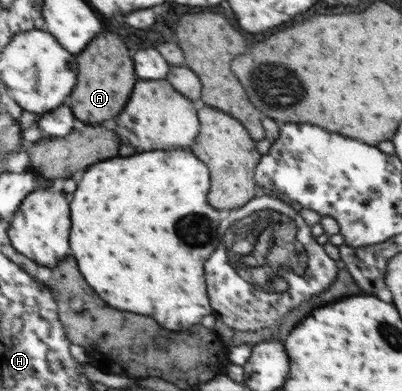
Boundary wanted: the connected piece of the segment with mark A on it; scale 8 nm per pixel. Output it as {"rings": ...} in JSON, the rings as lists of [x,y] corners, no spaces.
{"rings":[[[104,32],[100,34],[80,56],[80,84],[76,86],[76,92],[72,92],[72,110],[76,112],[76,118],[90,125],[99,124],[104,120],[114,118],[115,114],[124,111],[128,105],[130,94],[135,91],[136,70],[134,62],[130,58],[128,46],[120,34]]]}

